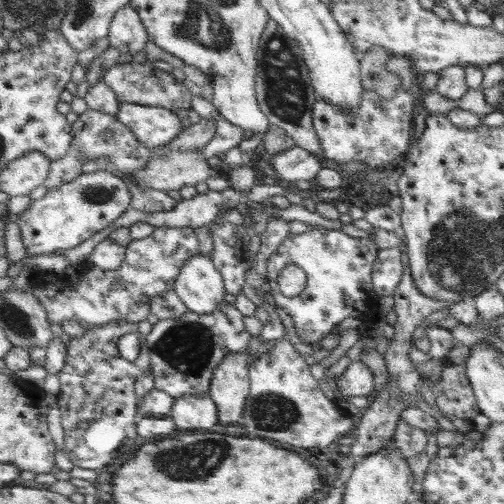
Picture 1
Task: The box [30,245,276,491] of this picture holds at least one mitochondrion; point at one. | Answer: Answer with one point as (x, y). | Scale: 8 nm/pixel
(196, 460)

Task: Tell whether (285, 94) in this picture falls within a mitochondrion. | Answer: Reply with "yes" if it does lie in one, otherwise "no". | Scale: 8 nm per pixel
yes

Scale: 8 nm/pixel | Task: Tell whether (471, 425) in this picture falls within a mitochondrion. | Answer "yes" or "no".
no

